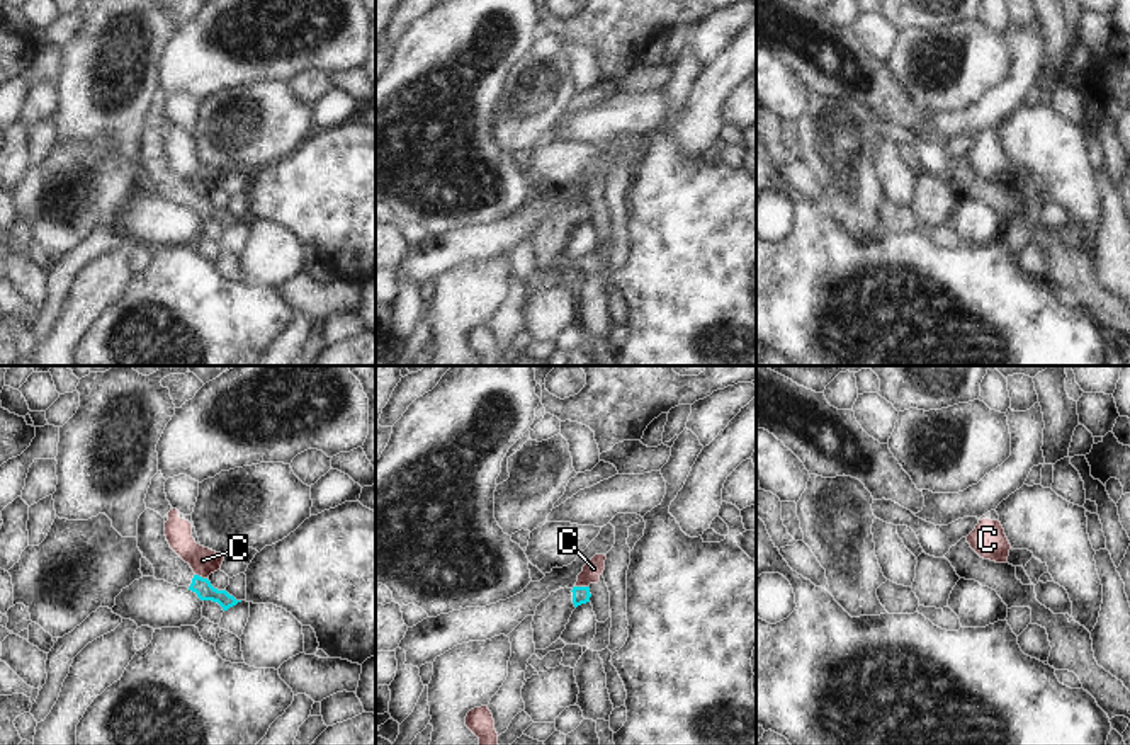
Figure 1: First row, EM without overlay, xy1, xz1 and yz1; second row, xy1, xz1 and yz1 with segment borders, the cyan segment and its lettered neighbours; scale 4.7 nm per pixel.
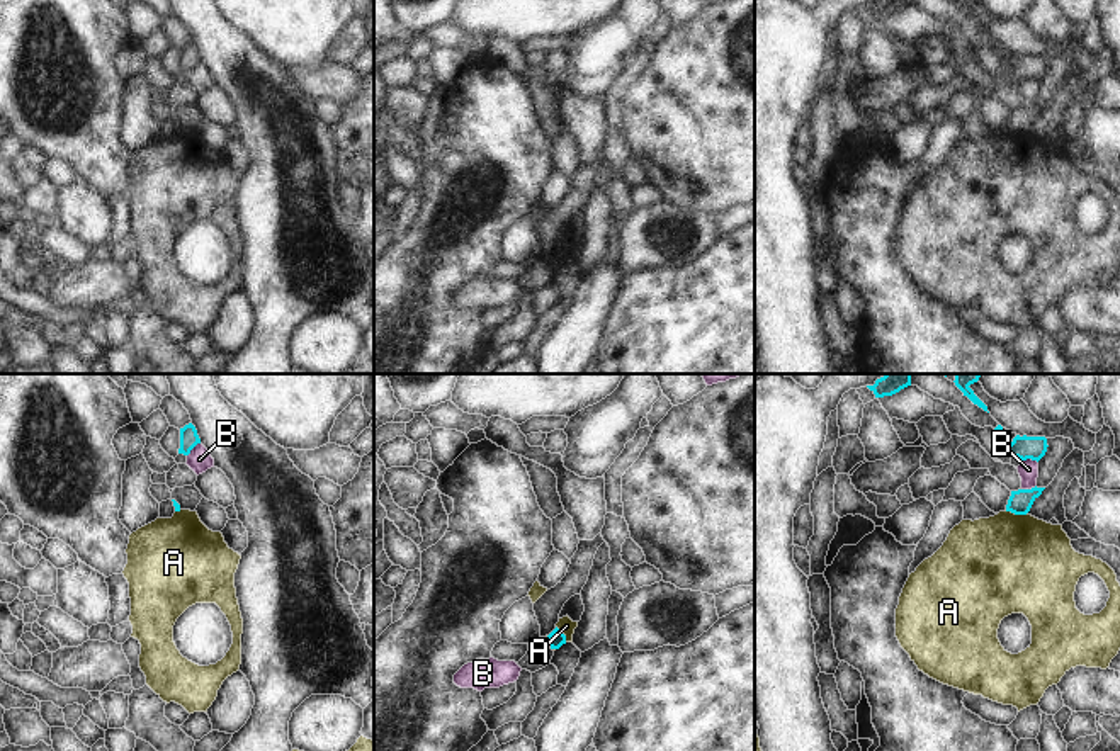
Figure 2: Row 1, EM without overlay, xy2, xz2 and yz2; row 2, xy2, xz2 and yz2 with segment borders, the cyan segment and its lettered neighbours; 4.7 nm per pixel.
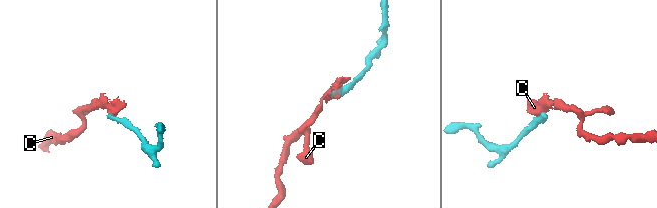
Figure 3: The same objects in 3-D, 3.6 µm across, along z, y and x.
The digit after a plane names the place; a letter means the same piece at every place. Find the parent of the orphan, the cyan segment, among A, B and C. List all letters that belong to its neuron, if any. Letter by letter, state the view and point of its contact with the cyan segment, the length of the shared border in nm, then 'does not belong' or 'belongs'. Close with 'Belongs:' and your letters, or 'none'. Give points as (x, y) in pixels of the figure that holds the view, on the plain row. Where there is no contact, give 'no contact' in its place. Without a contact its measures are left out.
A: meets cyan in yz2 at (1017, 133); contact 110 nm long; does not belong
B: meets cyan in yz2 at (1030, 77); contact 80 nm long; does not belong
C: meets cyan in xy1 at (201, 196); contact 70 nm long; does not belong
Belongs: none

